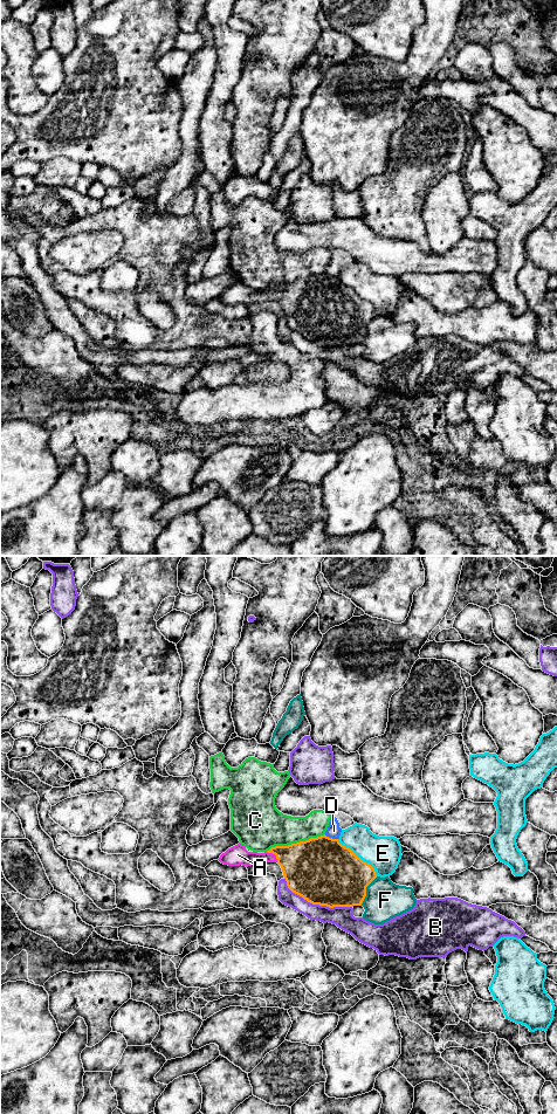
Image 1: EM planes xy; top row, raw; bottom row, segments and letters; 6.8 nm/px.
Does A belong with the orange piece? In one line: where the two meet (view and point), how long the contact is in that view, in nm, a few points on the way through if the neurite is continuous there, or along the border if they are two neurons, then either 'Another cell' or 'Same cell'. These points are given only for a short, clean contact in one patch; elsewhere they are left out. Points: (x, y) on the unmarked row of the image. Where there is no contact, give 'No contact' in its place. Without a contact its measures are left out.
Touches orange at xy (274, 291). Shared border 110 nm. Path across: xy (308, 304), (301, 300), (274, 291), (265, 296), (238, 293). Same cell

